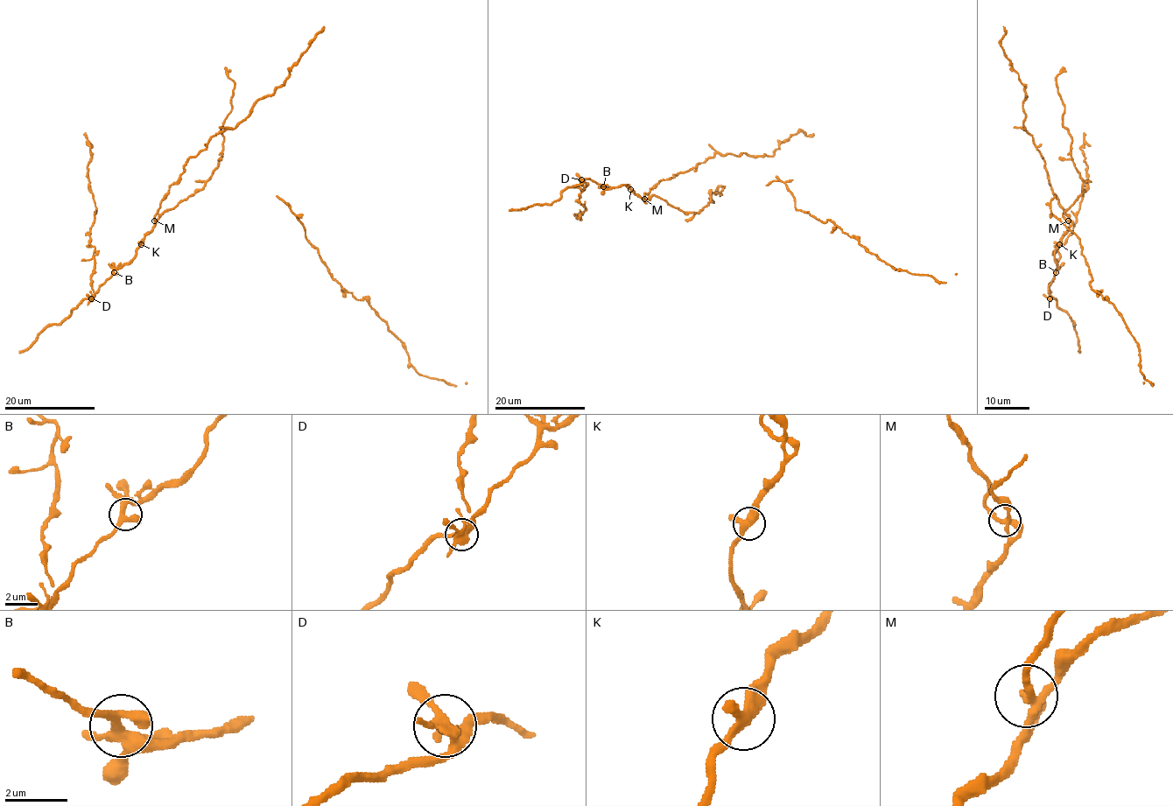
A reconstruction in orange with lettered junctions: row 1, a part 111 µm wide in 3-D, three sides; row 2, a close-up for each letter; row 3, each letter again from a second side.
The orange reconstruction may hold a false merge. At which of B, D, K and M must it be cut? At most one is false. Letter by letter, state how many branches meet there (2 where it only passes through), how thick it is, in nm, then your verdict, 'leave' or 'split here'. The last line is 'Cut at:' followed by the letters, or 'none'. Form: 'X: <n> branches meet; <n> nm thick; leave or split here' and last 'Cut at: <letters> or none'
B: 4 branches meet; 280 nm thick; leave
D: 5 branches meet; 320 nm thick; split here
K: 3 branches meet; 320 nm thick; leave
M: 3 branches meet; 300 nm thick; leave
Cut at: D

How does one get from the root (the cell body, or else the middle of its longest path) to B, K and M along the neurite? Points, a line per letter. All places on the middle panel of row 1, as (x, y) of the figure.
B: (711, 199), (702, 210), (692, 213), (673, 207), (654, 195), (649, 199), (642, 199), (626, 185), (603, 186)
K: (711, 199), (702, 210), (692, 213), (673, 207), (654, 195), (649, 199), (642, 199), (630, 189)
M: (711, 199), (696, 213), (684, 212), (654, 195), (644, 199)

